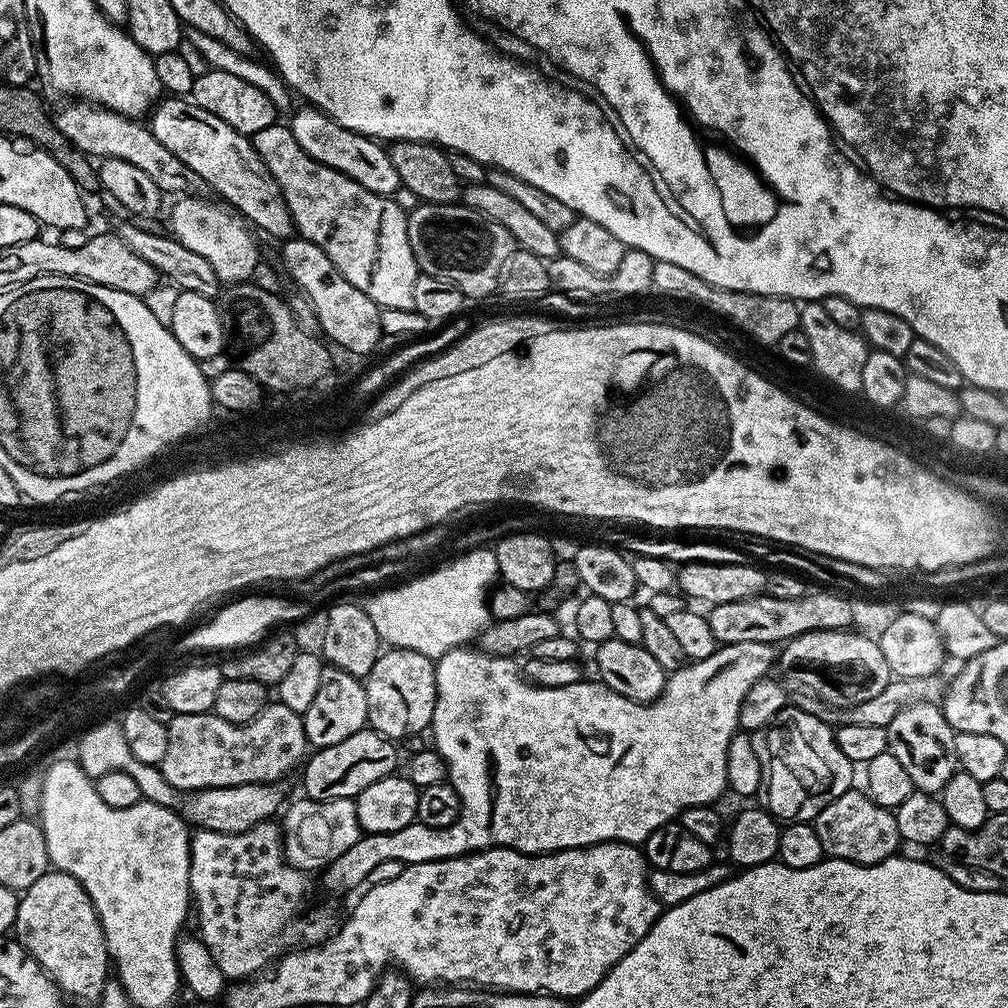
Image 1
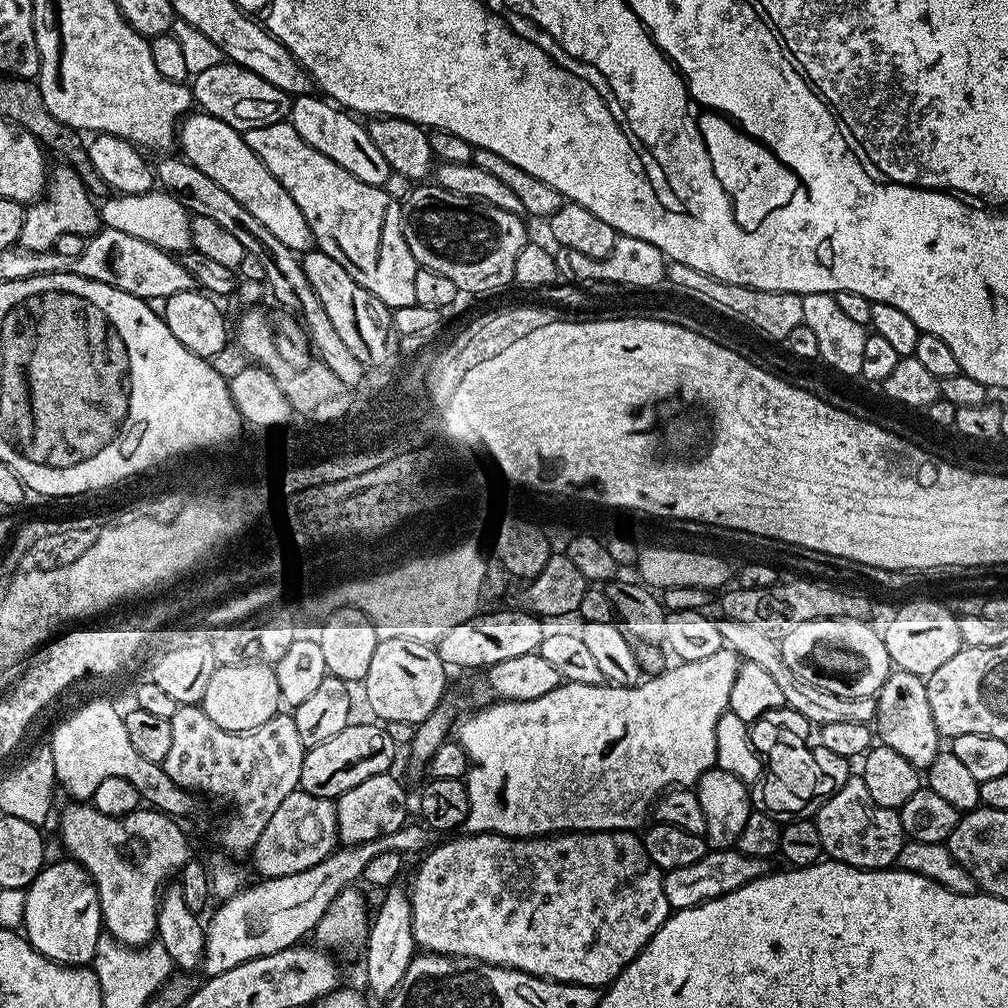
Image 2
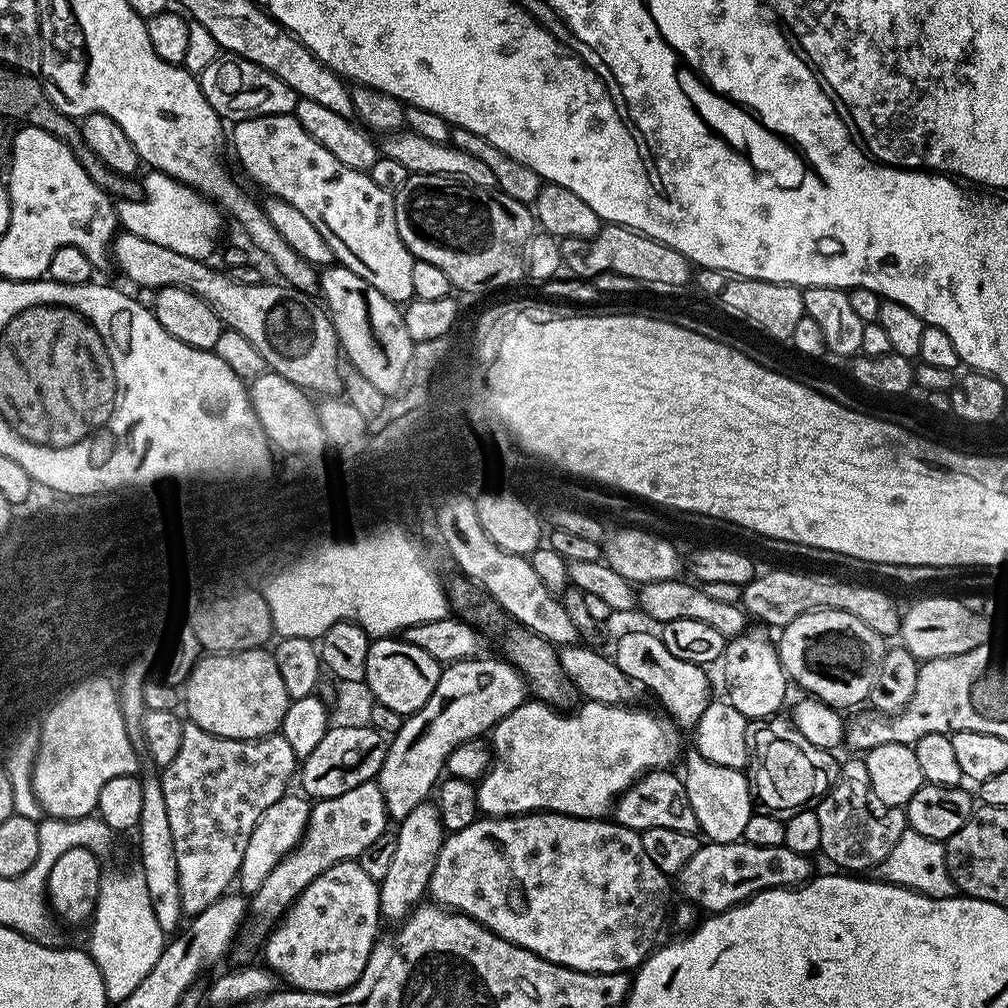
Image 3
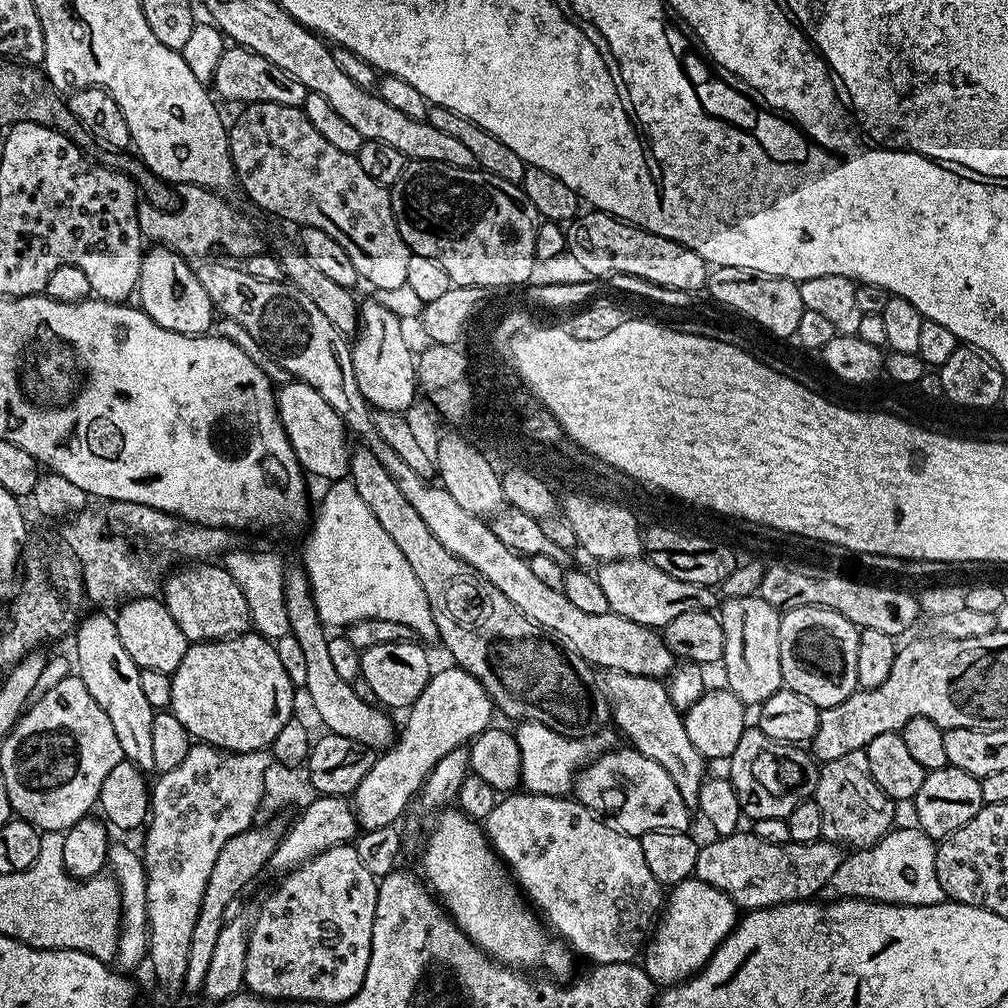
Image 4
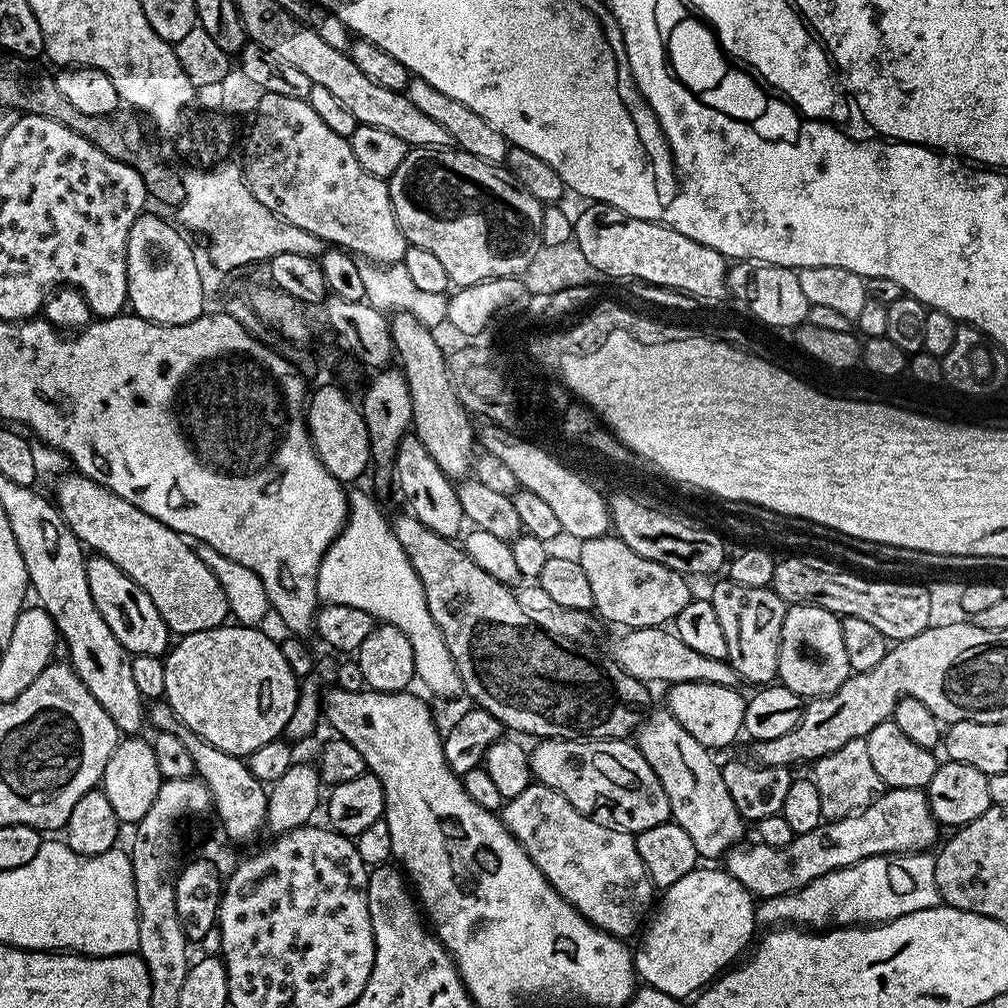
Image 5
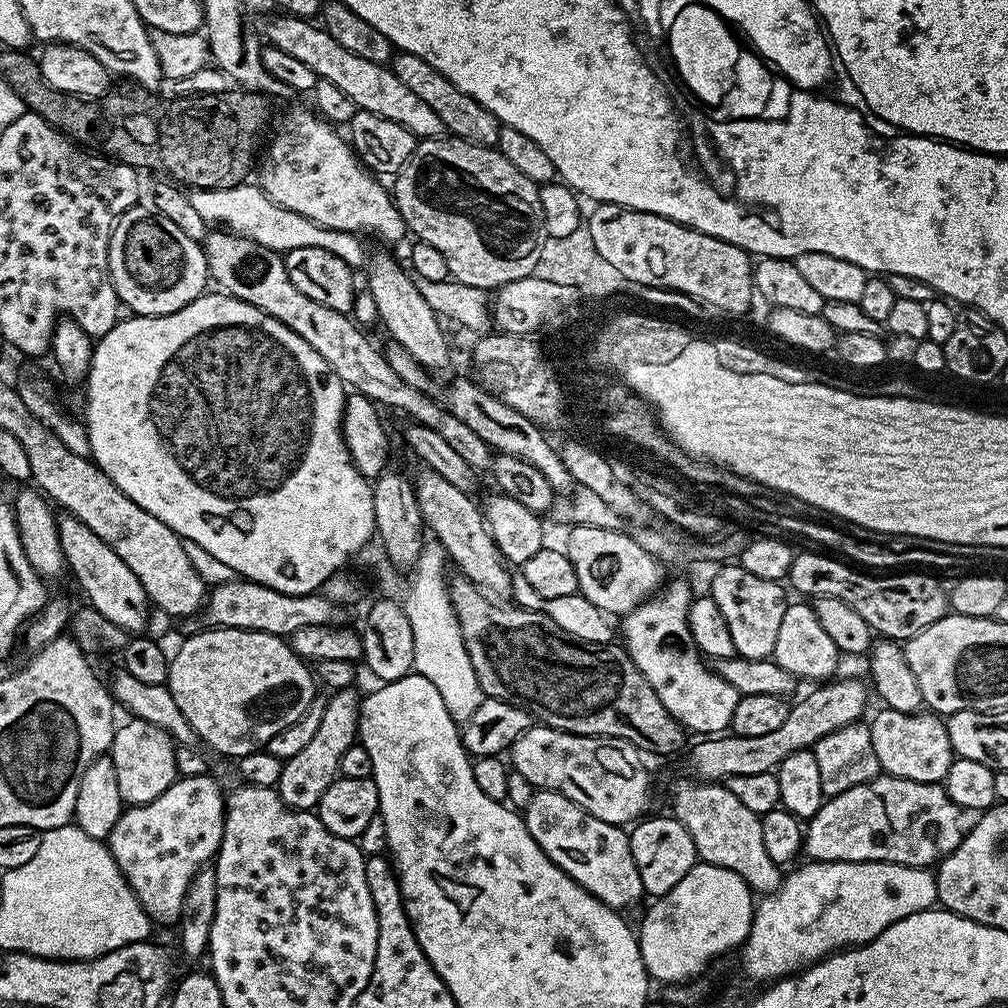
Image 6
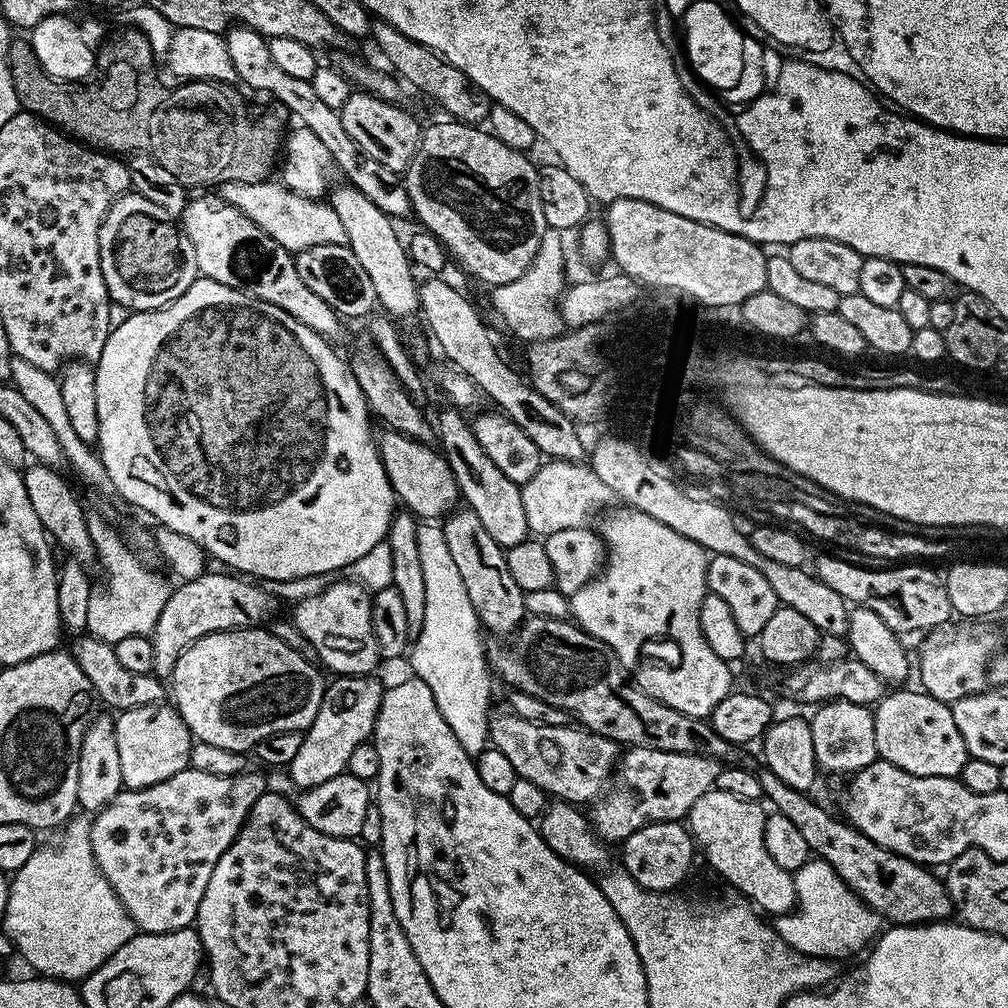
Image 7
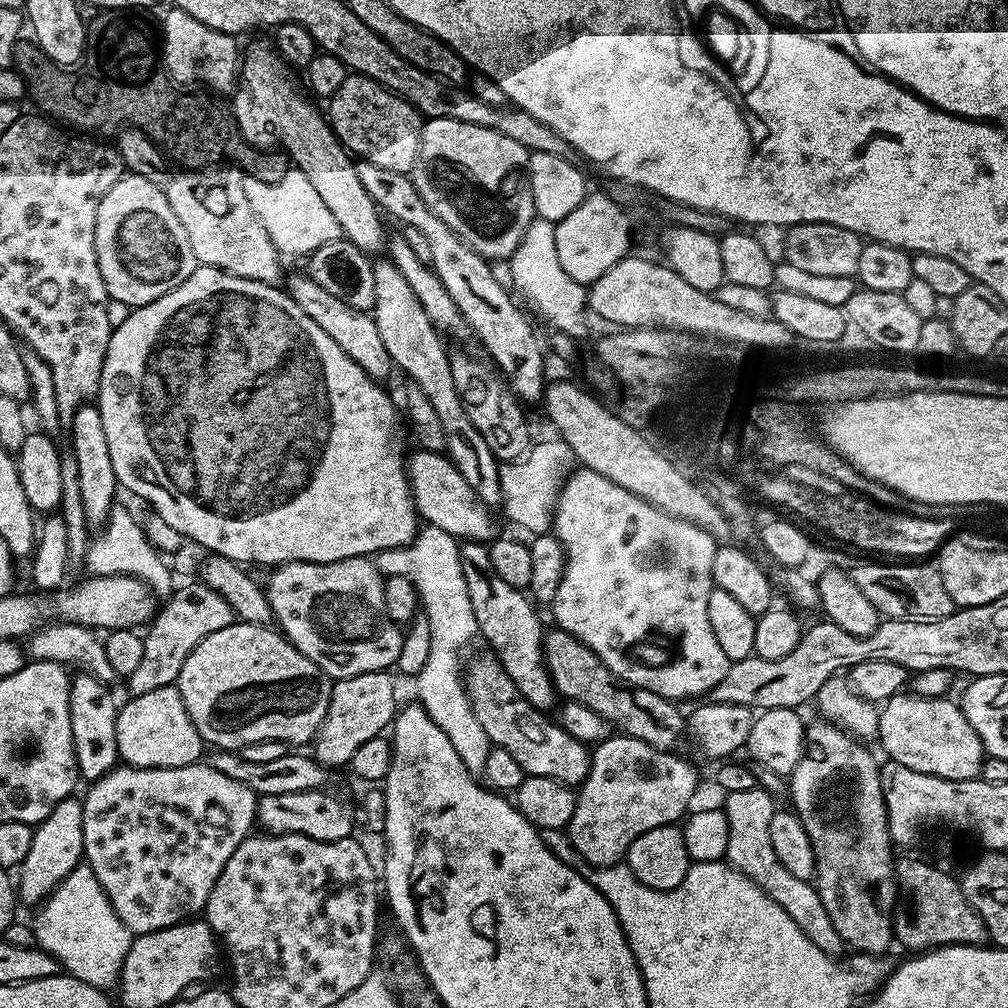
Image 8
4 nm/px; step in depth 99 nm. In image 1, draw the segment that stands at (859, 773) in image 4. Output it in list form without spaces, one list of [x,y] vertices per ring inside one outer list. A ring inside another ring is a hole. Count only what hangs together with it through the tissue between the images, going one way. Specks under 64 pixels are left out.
[[[849,790],[842,798],[834,798],[816,815],[814,827],[822,841],[825,857],[849,860],[855,864],[877,864],[897,855],[902,841],[898,834],[898,822],[893,809],[883,808],[868,797],[867,791]]]

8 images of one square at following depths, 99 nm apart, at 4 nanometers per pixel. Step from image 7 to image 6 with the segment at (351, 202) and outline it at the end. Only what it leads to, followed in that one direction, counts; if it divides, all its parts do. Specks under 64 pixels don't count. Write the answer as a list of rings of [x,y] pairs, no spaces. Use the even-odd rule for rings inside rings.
[[[373,255],[367,265],[367,272],[366,290],[370,294],[374,294],[374,302],[378,306],[380,315],[379,323],[386,328],[387,335],[406,348],[408,354],[429,371],[435,372],[435,370],[446,367],[448,364],[448,340],[444,337],[440,326],[440,324],[442,325],[441,319],[430,306],[430,302],[426,302],[426,298],[422,298],[419,283],[407,271],[404,273],[400,269],[399,262],[392,256]]]

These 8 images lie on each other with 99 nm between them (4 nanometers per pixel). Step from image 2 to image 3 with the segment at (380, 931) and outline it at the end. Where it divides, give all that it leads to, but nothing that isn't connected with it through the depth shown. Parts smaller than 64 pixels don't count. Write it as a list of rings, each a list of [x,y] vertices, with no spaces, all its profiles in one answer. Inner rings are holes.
[[[425,802],[414,806],[404,820],[399,821],[394,835],[394,858],[386,869],[386,878],[378,881],[380,885],[380,915],[385,921],[403,922],[425,899],[428,883],[434,874],[440,847],[444,844],[446,833],[442,826],[440,809],[435,803]]]

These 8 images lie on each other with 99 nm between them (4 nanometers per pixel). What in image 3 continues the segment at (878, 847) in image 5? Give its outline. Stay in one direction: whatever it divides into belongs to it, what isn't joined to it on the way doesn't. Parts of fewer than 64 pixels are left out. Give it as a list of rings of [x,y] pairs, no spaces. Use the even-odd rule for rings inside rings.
[[[743,839],[734,841],[732,844],[713,844],[709,842],[701,843],[698,854],[682,866],[682,870],[676,873],[674,884],[680,887],[683,898],[689,905],[697,909],[705,908],[705,913],[715,914],[725,912],[727,908],[733,908],[735,904],[742,904],[752,896],[757,896],[760,892],[765,892],[771,888],[795,888],[798,884],[805,884],[814,875],[812,869],[813,861],[802,854],[794,854],[794,850],[785,848],[783,844],[778,846],[754,846],[745,844]]]

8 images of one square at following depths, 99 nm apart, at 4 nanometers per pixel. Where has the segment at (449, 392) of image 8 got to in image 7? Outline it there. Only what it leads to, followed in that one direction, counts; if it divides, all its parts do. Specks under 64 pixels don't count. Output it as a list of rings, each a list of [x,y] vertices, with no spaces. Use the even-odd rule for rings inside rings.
[[[451,406],[445,409],[440,417],[435,417],[434,432],[438,444],[440,440],[442,455],[454,474],[463,503],[471,512],[478,514],[478,522],[482,522],[483,528],[500,548],[507,550],[518,546],[518,542],[530,536],[520,501],[521,485],[510,482],[510,478],[506,478],[506,474],[502,474],[502,470],[490,462],[478,438],[474,438],[471,423],[467,419],[464,421],[465,413]]]

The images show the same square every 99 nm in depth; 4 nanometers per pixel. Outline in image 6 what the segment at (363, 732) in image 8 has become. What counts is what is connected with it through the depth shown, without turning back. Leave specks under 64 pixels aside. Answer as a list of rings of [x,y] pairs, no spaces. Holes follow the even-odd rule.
[[[351,686],[333,691],[324,700],[322,722],[314,733],[314,738],[299,754],[294,754],[294,758],[284,761],[284,769],[275,789],[288,808],[315,809],[322,794],[326,794],[329,786],[340,776],[342,754],[346,754],[346,750],[350,750],[350,746],[358,740],[358,717],[362,696],[355,690],[356,688]]]

